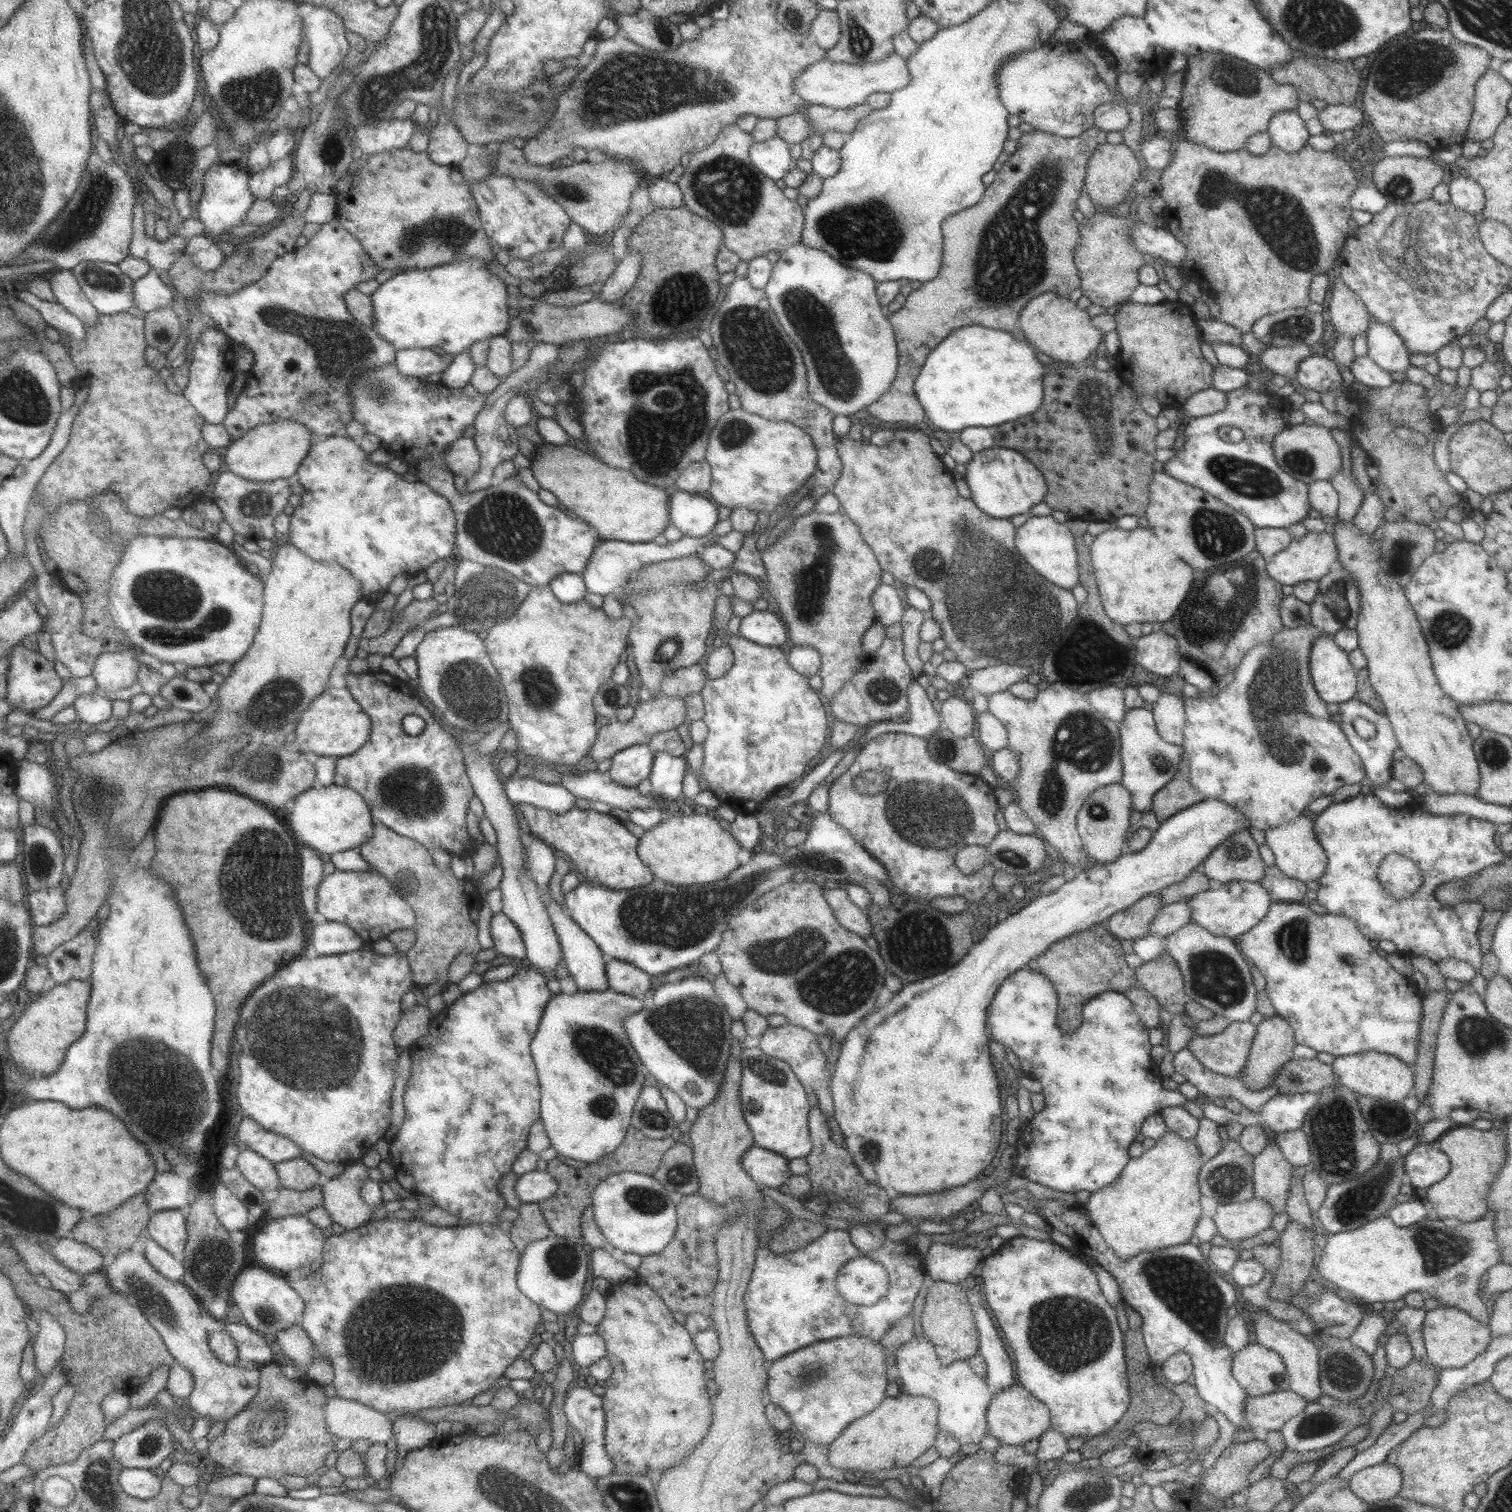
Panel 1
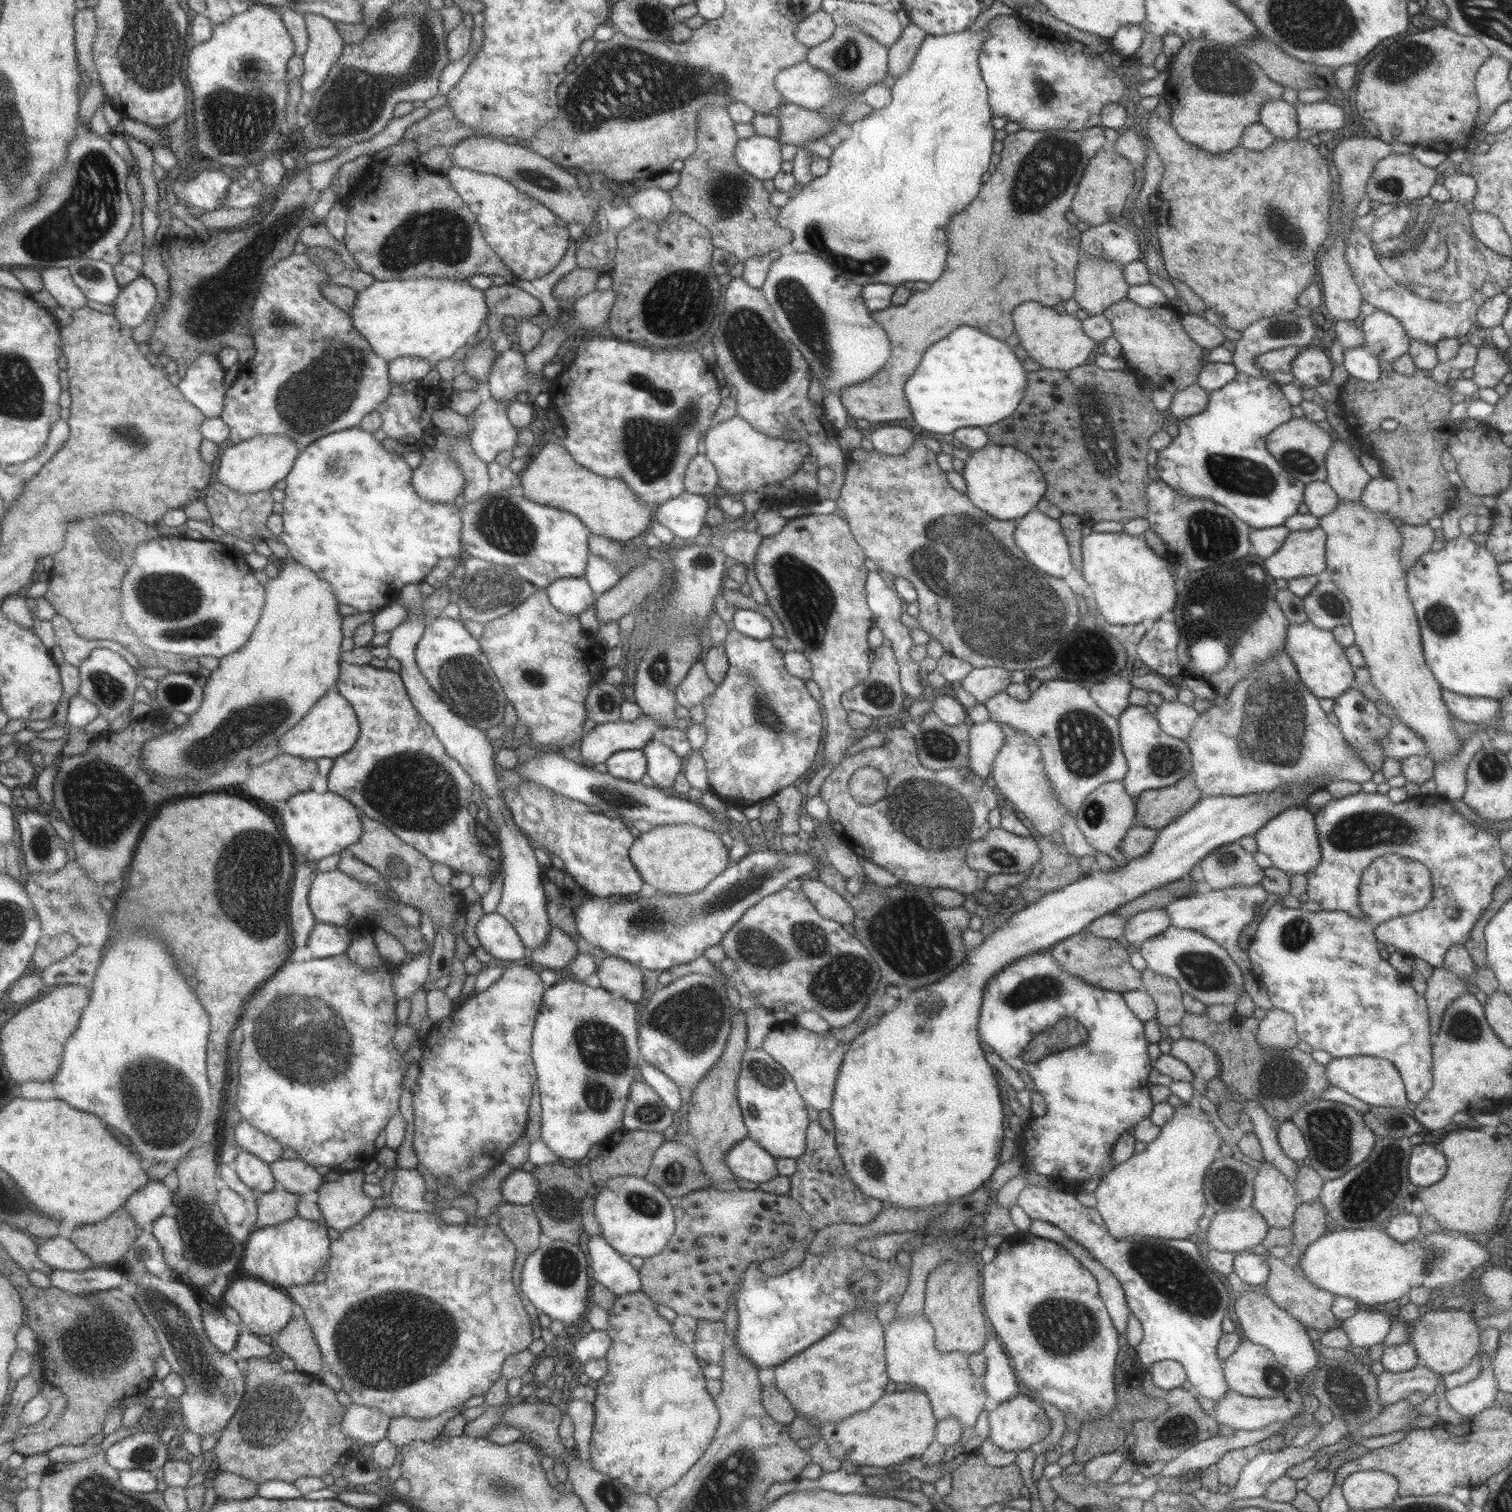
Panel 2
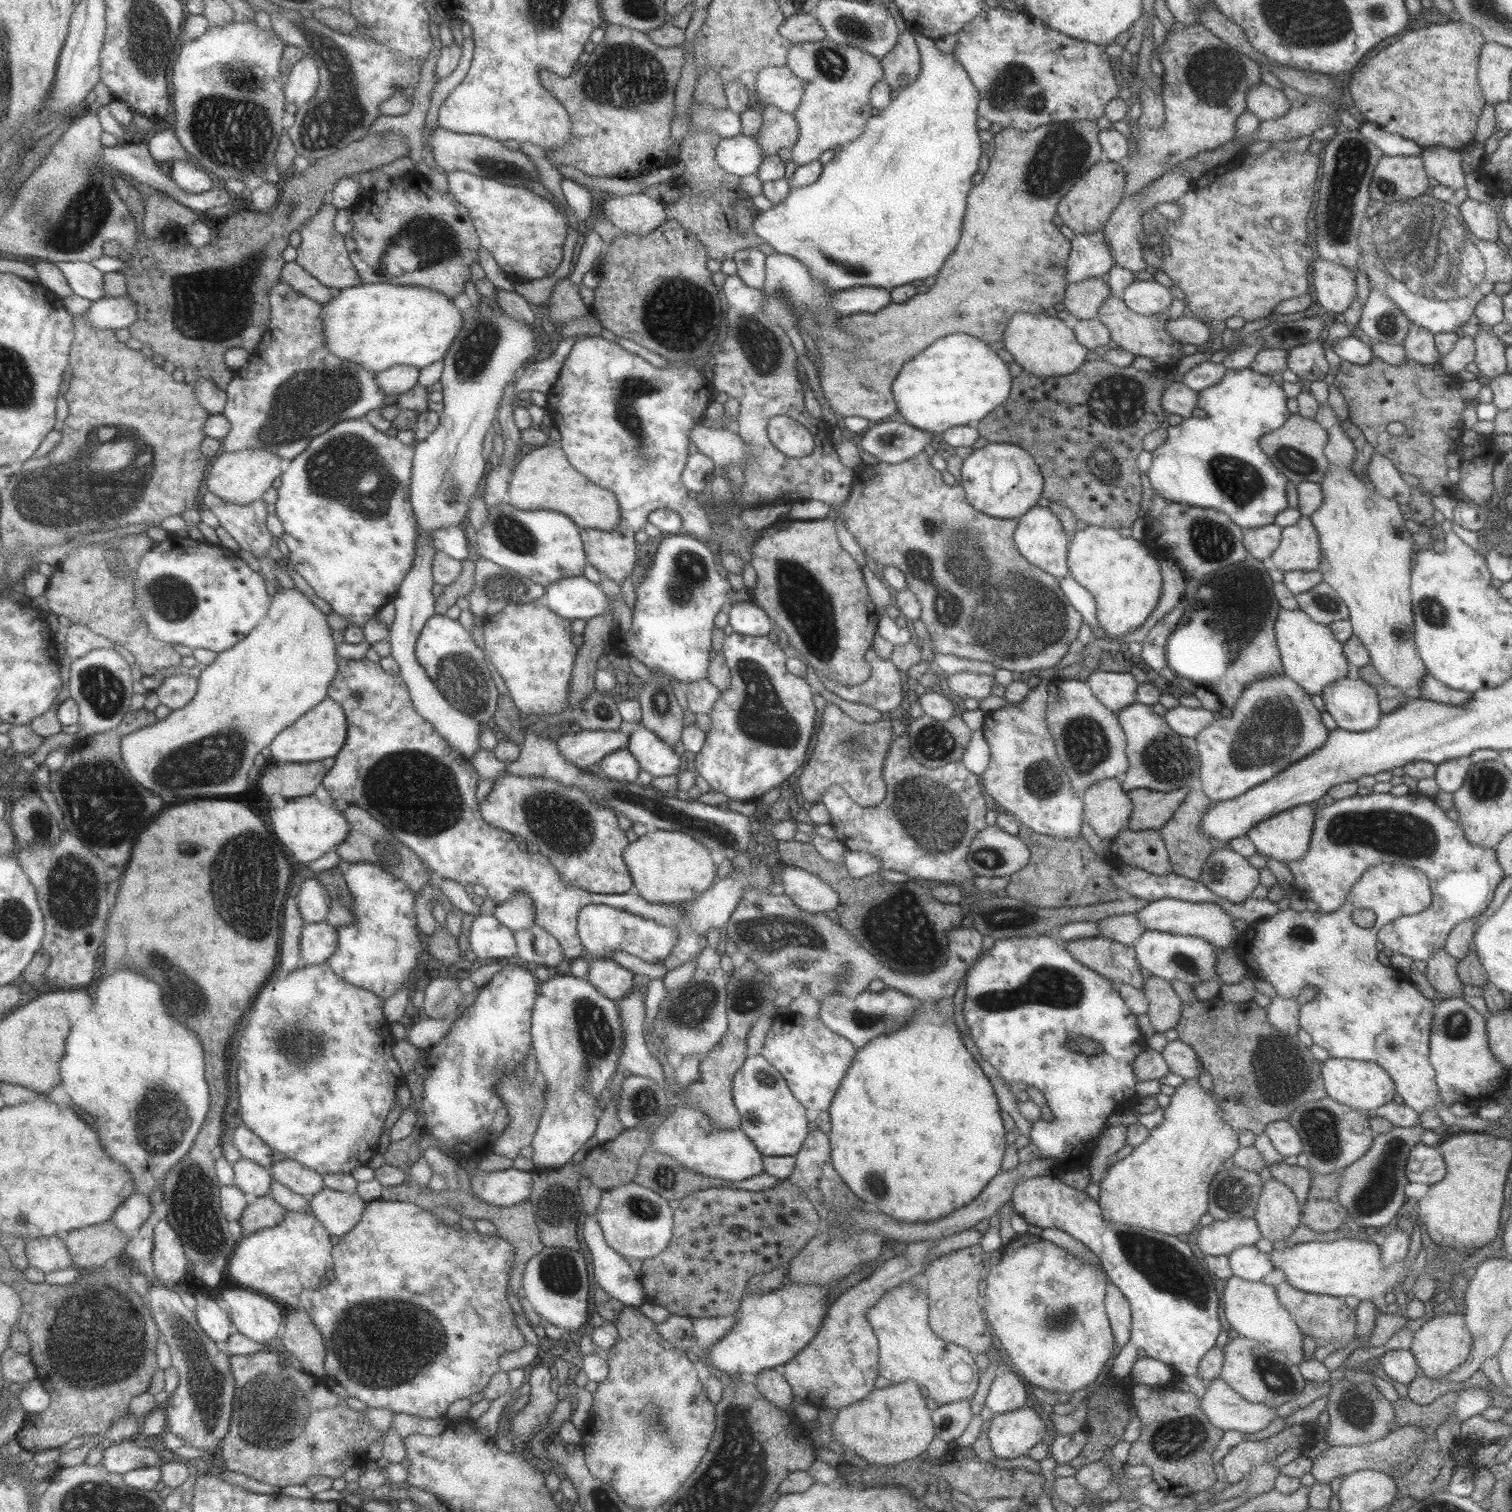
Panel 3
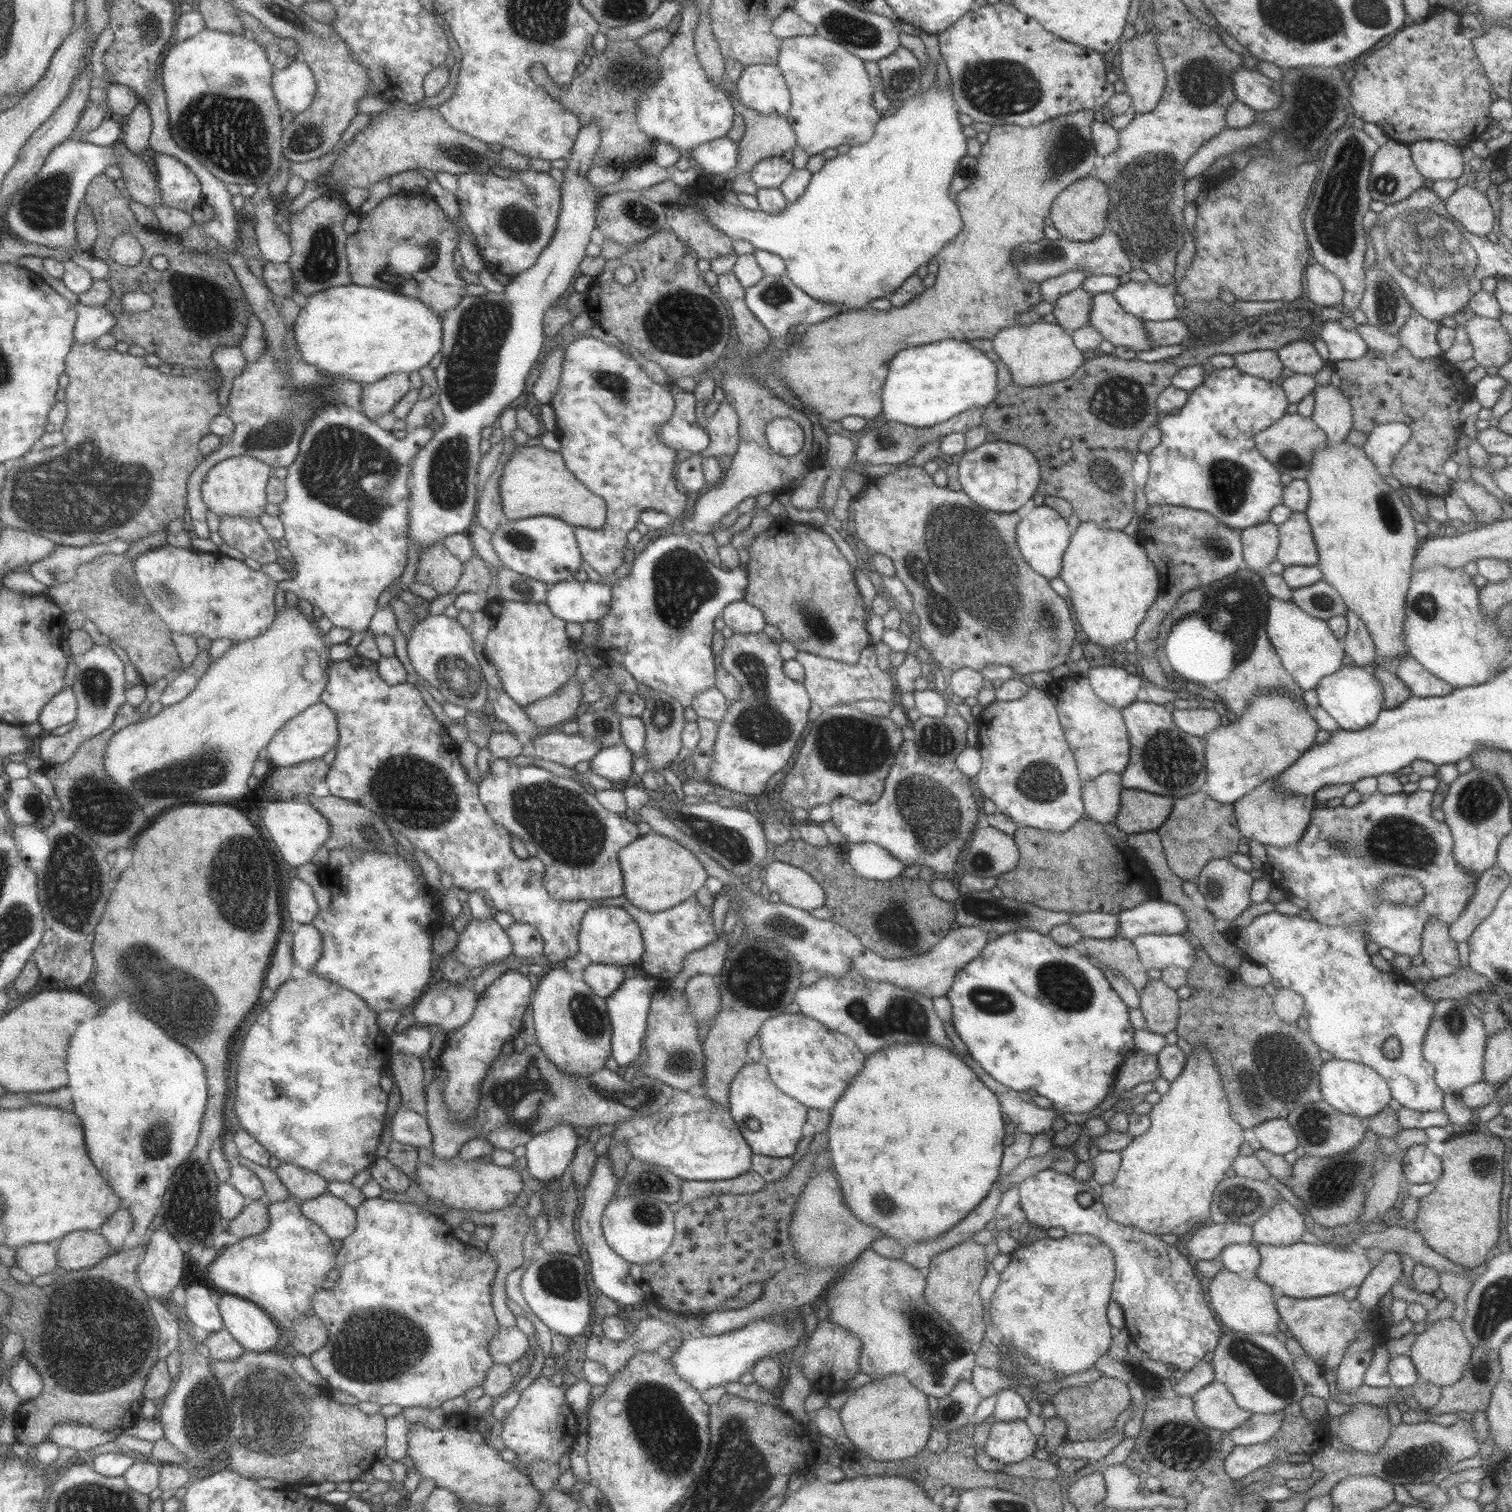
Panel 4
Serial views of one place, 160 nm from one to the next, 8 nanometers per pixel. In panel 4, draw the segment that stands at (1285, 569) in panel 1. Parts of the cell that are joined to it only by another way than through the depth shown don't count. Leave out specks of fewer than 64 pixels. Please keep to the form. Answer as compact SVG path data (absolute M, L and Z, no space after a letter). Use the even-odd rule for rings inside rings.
M1293 511L1286 522L1278 525L1278 530L1277 560L1285 567L1319 564L1317 546L1305 512Z

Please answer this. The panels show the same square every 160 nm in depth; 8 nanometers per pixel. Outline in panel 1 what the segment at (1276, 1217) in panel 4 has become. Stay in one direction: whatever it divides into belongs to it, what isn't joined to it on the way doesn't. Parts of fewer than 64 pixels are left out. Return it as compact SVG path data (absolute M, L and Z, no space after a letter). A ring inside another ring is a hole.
M1276 1142L1253 1157L1254 1198L1272 1205L1274 1213L1283 1213L1292 1184L1295 1168L1282 1154Z

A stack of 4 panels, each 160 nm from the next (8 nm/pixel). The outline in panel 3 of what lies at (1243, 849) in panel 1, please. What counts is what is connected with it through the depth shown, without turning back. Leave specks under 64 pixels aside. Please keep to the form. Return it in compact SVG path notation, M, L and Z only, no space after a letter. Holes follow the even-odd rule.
M1230 847L1220 848L1209 856L1201 872L1200 880L1207 886L1208 890L1234 904L1244 902L1261 884L1259 868L1254 868L1246 860L1246 857L1236 853Z

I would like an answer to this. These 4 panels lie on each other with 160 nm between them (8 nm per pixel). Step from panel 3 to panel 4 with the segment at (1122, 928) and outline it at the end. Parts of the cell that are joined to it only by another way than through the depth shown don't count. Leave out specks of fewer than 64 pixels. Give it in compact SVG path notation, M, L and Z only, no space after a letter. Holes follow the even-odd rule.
M1105 912L1075 913L1069 918L1073 926L1083 938L1107 939L1119 935L1118 917Z

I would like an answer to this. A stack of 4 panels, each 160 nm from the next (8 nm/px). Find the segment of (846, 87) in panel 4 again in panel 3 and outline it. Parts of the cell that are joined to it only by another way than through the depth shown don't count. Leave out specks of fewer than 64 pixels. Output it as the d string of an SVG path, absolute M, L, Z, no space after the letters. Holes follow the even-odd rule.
M827 41L799 42L790 47L787 52L786 65L805 87L801 94L800 104L793 112L799 128L799 136L796 144L791 148L792 161L797 162L798 166L819 160L820 155L826 150L852 142L864 132L868 119L872 116L871 88L876 82L885 78L879 60L880 58L857 49L855 46L838 45Z

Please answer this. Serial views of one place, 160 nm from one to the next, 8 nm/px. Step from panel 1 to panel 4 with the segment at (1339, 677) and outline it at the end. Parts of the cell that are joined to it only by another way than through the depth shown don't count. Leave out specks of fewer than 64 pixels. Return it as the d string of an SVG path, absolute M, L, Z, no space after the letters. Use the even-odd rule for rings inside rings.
M1275 596L1268 600L1268 608L1268 638L1280 655L1284 668L1294 677L1302 691L1316 689L1320 679L1334 674L1342 660L1347 660L1345 641L1336 638L1329 629L1328 621L1310 616L1292 600L1282 600Z

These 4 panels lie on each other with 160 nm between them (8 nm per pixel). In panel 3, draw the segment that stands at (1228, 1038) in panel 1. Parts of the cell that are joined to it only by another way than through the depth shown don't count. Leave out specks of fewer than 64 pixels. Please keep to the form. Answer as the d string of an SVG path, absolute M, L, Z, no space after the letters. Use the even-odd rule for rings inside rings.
M1179 1038L1175 1041L1168 1041L1168 1044L1161 1052L1167 1062L1169 1072L1178 1074L1184 1079L1199 1078L1199 1056L1197 1052Z

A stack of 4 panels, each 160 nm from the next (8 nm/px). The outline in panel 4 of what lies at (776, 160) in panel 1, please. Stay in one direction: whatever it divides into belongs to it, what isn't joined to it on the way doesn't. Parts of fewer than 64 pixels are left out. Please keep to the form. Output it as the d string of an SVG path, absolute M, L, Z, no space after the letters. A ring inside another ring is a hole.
M724 136L695 146L689 152L689 159L694 159L704 172L720 174L731 171L737 163L737 142Z

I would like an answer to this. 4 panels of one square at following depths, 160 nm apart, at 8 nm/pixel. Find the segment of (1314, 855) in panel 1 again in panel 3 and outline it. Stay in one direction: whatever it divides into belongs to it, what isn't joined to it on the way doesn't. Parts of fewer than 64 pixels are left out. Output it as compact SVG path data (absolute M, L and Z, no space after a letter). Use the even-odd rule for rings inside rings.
M1308 804L1296 805L1257 822L1248 830L1247 836L1250 837L1258 851L1285 864L1286 861L1295 861L1304 856L1304 853L1310 848L1314 826L1315 810Z

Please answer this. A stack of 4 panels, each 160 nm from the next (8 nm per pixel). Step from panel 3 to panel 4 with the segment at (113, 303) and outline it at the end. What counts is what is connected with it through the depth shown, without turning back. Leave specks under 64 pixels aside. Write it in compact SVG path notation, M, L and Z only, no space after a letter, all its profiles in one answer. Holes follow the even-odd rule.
M80 302L78 310L79 321L75 330L78 343L96 343L117 325L118 319L107 309L107 305L88 306Z

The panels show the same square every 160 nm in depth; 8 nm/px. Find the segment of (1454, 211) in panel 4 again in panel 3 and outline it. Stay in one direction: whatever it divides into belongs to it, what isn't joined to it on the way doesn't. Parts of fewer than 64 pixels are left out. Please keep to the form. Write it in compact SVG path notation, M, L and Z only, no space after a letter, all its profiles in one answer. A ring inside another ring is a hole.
M1466 198L1460 206L1465 226L1474 237L1496 242L1499 238L1499 216L1488 203Z

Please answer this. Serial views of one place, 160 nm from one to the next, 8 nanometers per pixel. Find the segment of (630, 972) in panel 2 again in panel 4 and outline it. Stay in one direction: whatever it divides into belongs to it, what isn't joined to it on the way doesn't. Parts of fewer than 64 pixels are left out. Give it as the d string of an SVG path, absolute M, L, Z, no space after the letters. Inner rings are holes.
M585 963L581 978L602 998L608 998L627 979L629 969L610 964Z

